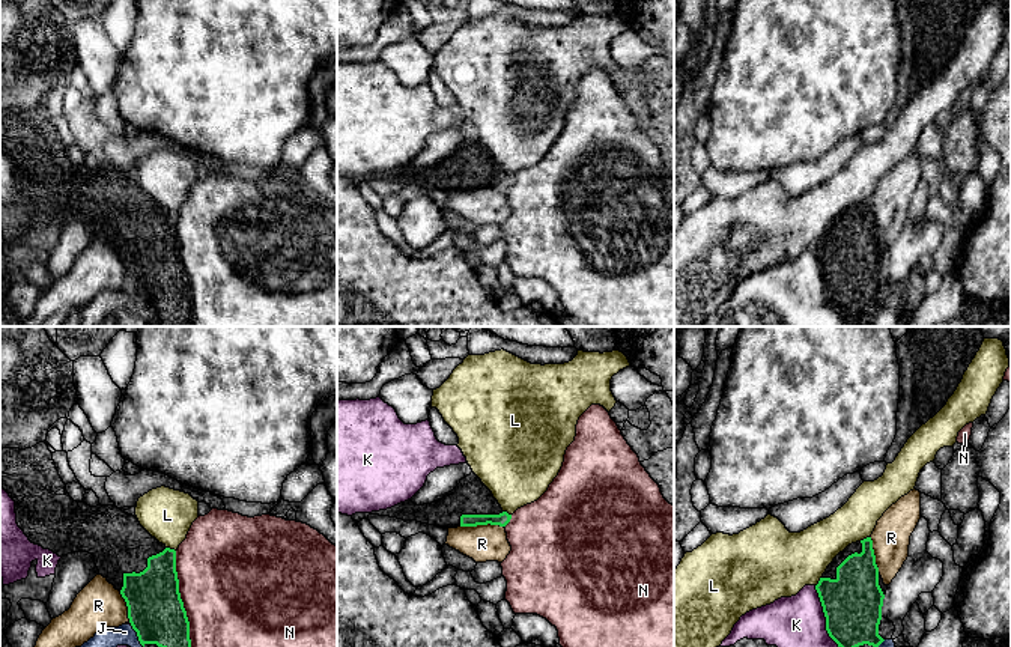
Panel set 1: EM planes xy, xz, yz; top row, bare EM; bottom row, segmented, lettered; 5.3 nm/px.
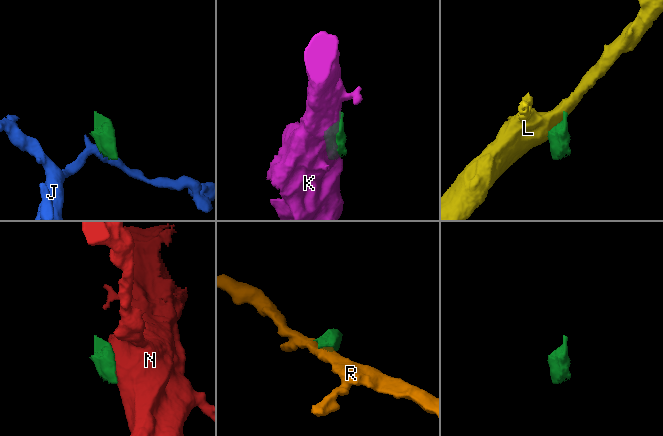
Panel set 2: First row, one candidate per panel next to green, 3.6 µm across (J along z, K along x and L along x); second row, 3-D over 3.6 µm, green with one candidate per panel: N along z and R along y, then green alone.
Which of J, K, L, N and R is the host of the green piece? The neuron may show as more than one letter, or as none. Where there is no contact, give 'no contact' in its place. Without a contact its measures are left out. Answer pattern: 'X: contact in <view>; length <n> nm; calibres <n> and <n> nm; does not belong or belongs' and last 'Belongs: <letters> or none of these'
J: contact in xy; length 140 nm; calibres 300 and 130 nm; does not belong
K: contact in yz; length 440 nm; calibres 320 and 320 nm; does not belong
L: contact in xy; length 60 nm; calibres 260 and 280 nm; does not belong
N: contact in xy; length 600 nm; calibres 300 and 480 nm; does not belong
R: contact in xz; length 240 nm; calibres 70 and 200 nm; does not belong
Belongs: none of these

